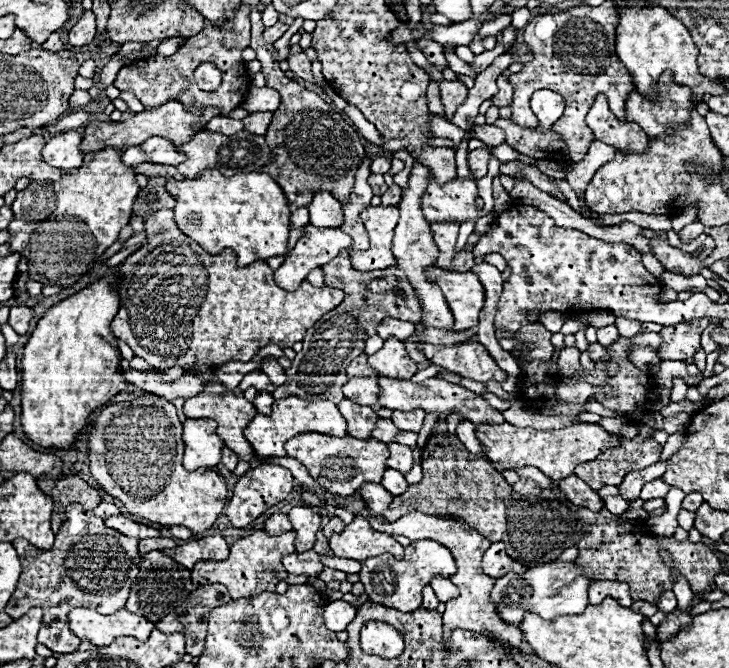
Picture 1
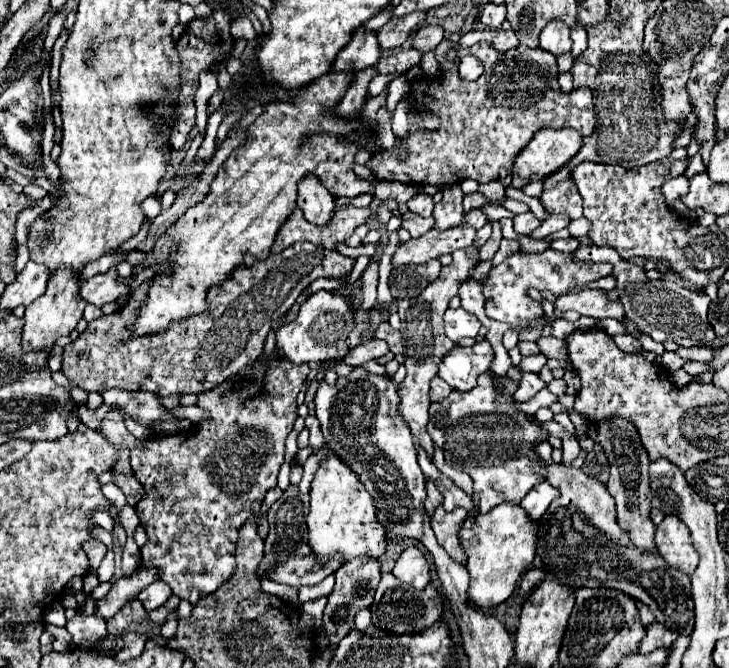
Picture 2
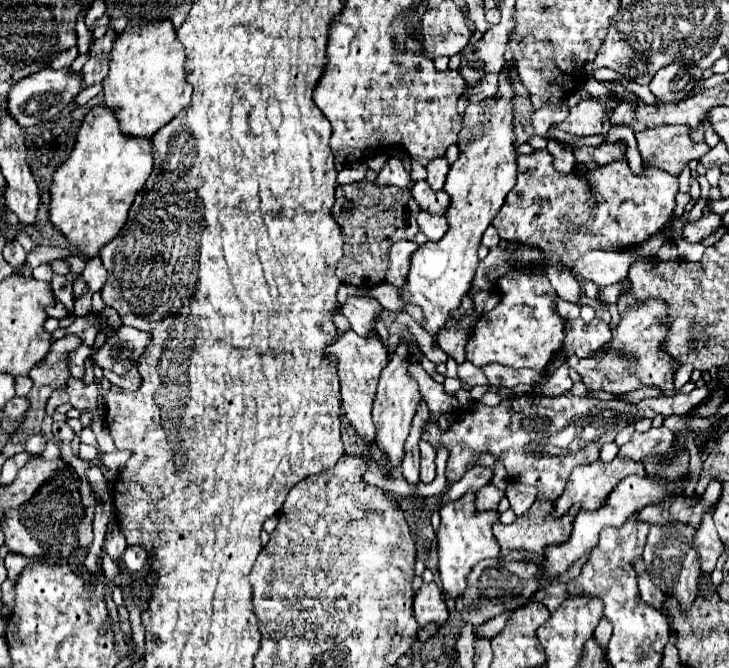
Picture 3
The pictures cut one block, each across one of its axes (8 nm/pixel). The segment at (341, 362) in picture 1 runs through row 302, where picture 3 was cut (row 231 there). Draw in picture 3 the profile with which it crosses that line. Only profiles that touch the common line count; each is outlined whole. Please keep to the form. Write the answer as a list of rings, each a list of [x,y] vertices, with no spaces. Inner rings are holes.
[[[362,180],[362,182],[352,182],[352,184],[346,184],[346,186],[336,186],[336,202],[334,202],[334,220],[338,222],[340,230],[342,230],[342,236],[344,236],[344,256],[342,260],[338,262],[338,268],[336,268],[336,276],[344,282],[344,284],[350,284],[350,286],[358,286],[358,288],[372,288],[372,286],[378,286],[380,282],[384,282],[384,276],[386,276],[386,260],[390,262],[388,258],[388,252],[390,252],[390,246],[396,242],[396,240],[412,240],[416,234],[418,234],[418,224],[416,224],[416,216],[420,212],[420,206],[418,202],[414,202],[410,190],[402,190],[402,188],[394,188],[394,186],[378,186],[376,182],[368,182],[368,180]]]

